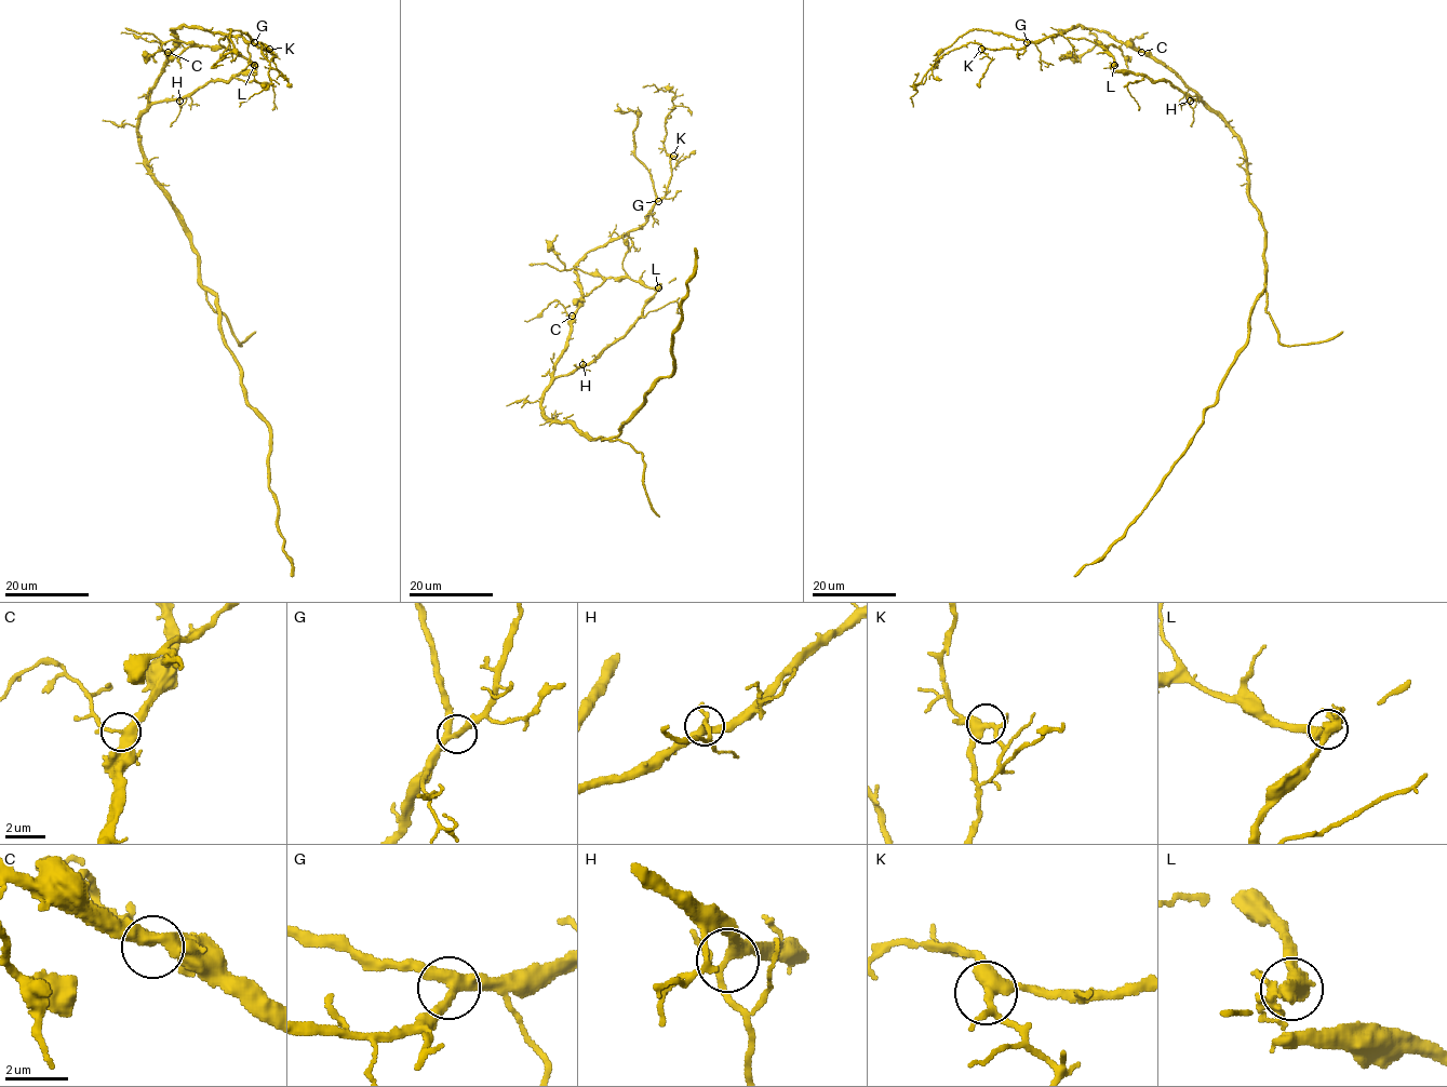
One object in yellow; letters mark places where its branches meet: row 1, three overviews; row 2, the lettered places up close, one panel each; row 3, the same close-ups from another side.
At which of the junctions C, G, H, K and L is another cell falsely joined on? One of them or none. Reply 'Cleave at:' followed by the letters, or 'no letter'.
Cleave at: L

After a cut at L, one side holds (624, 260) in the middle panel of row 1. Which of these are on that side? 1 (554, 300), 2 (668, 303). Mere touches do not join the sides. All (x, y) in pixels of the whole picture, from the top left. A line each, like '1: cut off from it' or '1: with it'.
1: cut off from it
2: cut off from it

